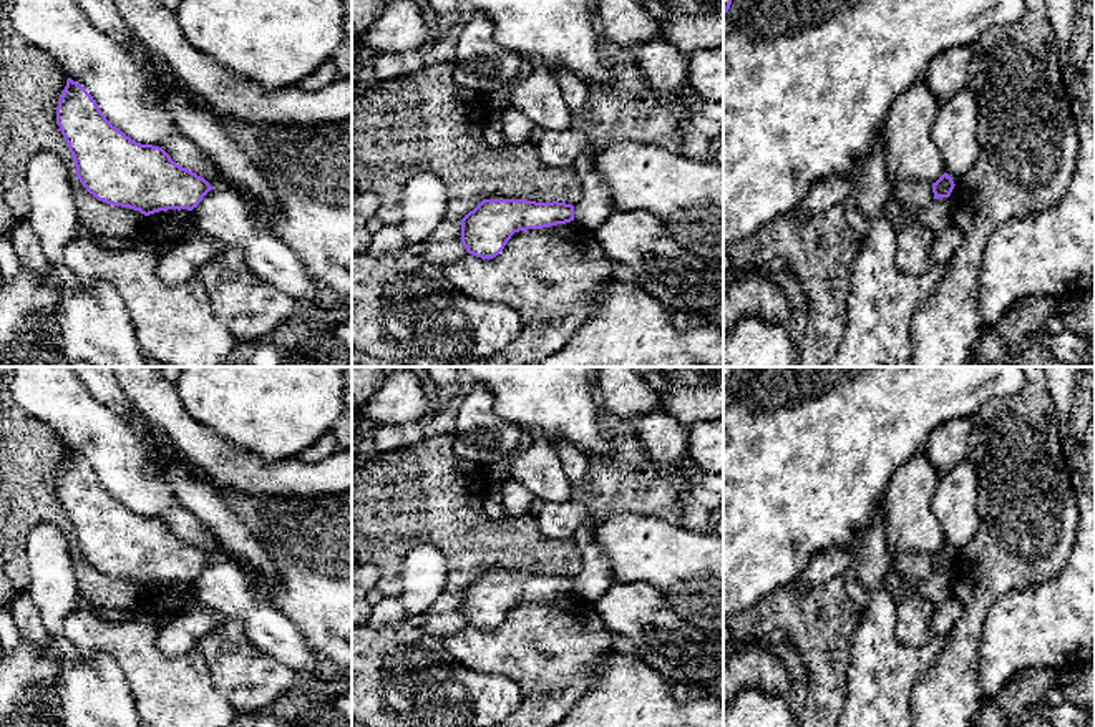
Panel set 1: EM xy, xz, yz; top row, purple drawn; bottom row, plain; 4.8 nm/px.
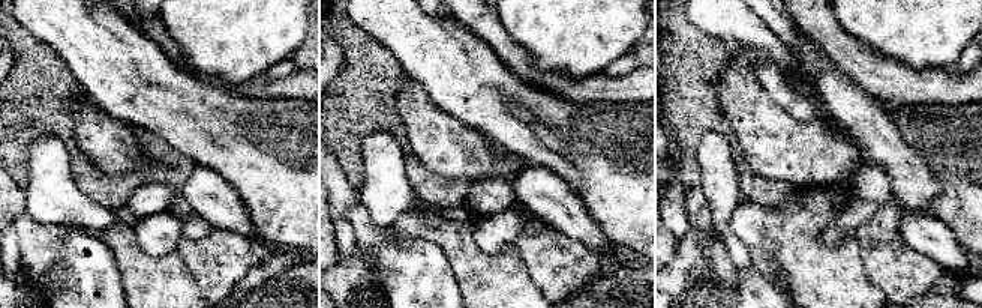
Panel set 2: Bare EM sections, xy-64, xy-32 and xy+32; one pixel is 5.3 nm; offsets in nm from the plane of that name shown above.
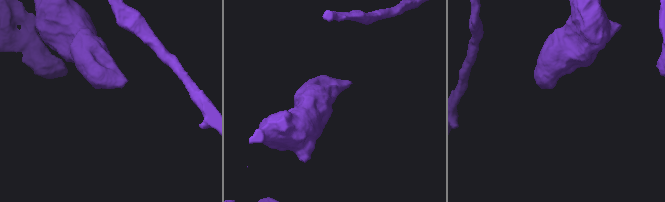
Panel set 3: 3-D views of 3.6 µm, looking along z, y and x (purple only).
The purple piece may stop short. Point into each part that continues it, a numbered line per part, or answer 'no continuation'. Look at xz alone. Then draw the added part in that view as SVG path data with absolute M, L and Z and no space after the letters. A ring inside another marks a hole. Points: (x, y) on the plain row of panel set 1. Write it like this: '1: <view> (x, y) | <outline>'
no continuation

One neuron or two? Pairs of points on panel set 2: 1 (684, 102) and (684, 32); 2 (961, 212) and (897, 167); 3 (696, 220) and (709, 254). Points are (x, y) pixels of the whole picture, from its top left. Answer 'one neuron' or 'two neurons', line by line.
1: one neuron
2: two neurons
3: two neurons

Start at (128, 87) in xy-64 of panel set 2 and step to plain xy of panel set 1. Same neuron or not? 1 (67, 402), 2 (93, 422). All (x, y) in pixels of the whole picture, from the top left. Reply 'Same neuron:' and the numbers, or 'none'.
Same neuron: 1, 2

